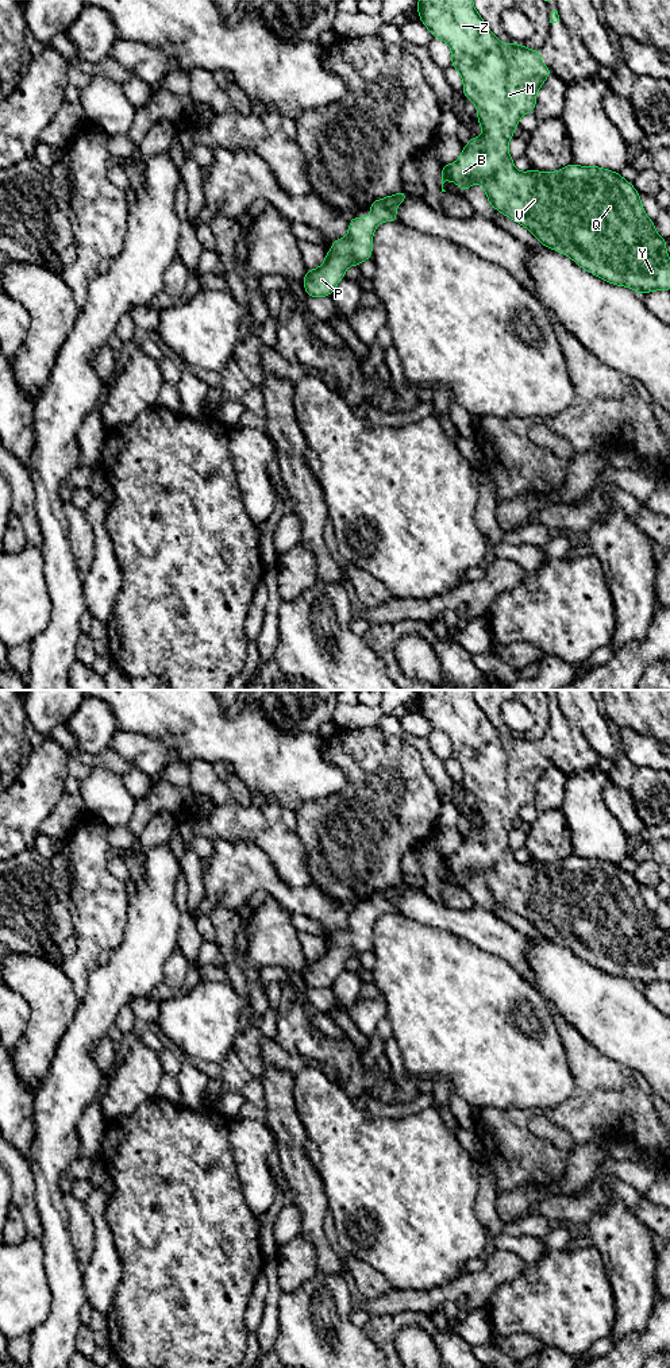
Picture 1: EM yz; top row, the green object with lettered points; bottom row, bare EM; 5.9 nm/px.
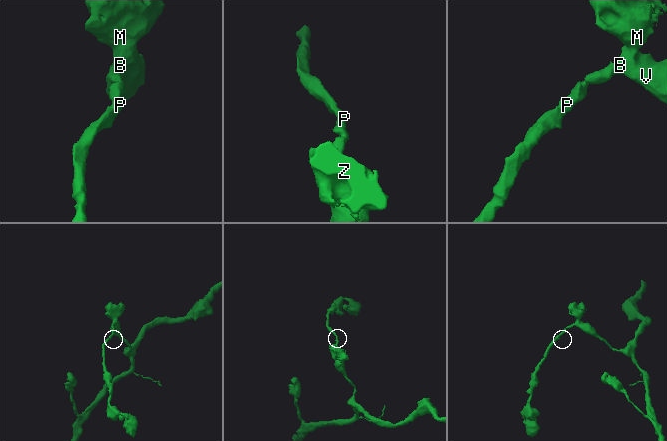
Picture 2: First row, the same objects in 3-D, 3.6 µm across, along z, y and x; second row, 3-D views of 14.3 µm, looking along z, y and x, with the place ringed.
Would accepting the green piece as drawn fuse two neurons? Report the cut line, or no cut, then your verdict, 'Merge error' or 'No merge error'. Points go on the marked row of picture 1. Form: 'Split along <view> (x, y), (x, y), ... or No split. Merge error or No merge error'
No split. No merge error

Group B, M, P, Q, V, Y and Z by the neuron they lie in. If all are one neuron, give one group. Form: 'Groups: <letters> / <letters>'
Groups: B M P Q V Y Z

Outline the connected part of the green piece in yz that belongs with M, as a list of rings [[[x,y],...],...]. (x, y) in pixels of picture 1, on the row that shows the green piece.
[[[419,0],[416,9],[431,35],[450,46],[451,66],[459,72],[463,95],[475,104],[477,122],[482,127],[482,135],[471,136],[457,162],[443,165],[442,192],[446,192],[443,184],[448,180],[465,192],[478,182],[484,186],[488,201],[494,209],[524,226],[543,246],[570,257],[589,273],[617,286],[628,286],[640,294],[662,289],[670,290],[670,257],[666,253],[666,239],[658,235],[654,221],[646,216],[640,194],[620,173],[575,163],[554,173],[534,169],[523,173],[515,167],[508,153],[508,143],[513,138],[513,130],[519,126],[520,117],[535,109],[536,93],[551,74],[540,59],[540,49],[530,50],[516,43],[501,43],[474,8],[473,0]]]

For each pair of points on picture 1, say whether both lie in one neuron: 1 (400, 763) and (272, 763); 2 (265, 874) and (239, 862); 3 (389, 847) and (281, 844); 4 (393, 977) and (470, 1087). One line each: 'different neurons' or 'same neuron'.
1: different neurons
2: same neuron
3: different neurons
4: same neuron

